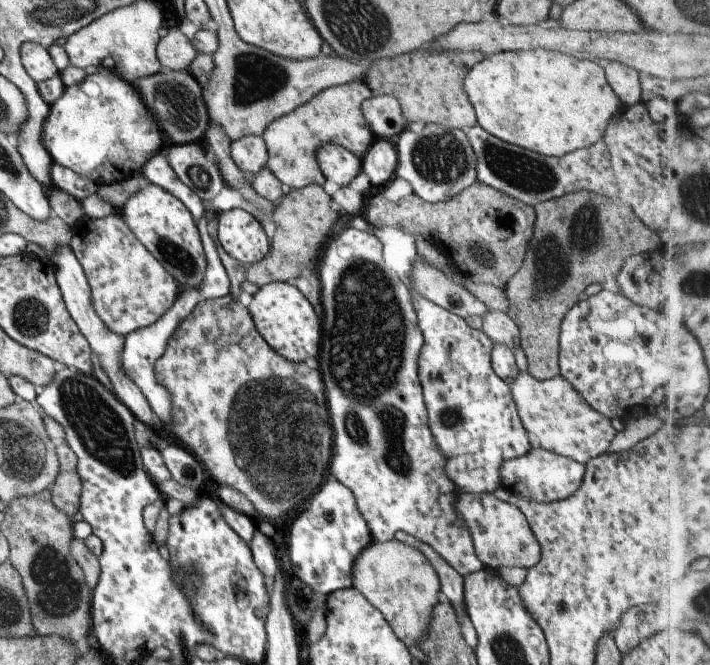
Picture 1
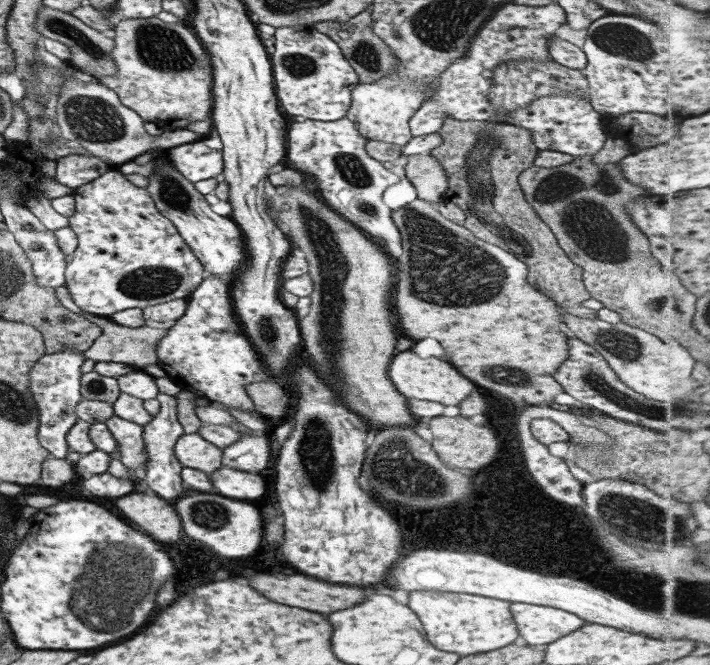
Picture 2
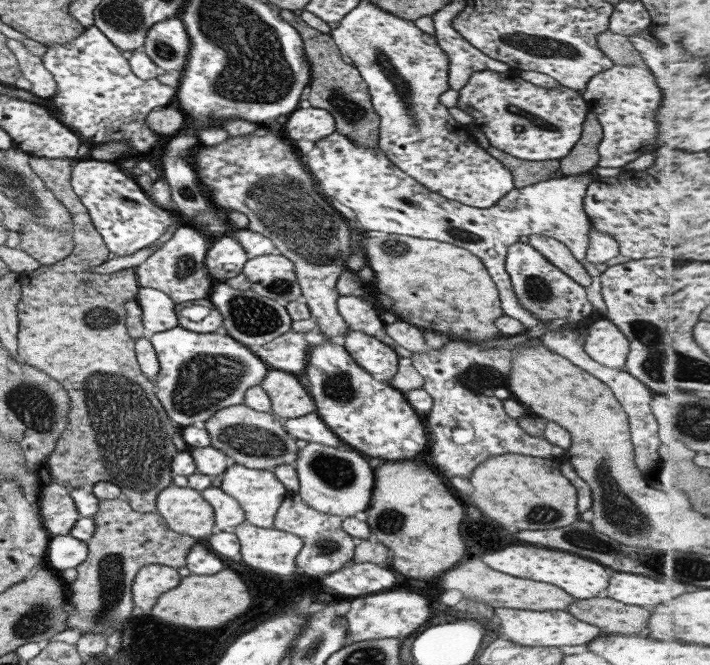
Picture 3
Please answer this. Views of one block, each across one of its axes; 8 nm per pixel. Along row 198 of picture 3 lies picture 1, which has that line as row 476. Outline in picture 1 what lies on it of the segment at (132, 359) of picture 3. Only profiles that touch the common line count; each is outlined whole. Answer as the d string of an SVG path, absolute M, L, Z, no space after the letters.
M64 440L56 445L56 455L60 467L53 486L49 488L49 492L55 508L71 517L75 512L78 512L82 489L76 471L77 457Z

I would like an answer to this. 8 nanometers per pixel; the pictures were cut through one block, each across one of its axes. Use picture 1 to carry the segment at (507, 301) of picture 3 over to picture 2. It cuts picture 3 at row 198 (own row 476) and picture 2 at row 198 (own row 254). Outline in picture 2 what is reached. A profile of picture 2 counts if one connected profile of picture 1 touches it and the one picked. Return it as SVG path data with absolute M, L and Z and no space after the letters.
M347 117L323 122L305 119L286 128L285 163L288 167L313 176L321 198L327 207L357 229L383 242L400 244L400 234L390 217L390 209L383 203L383 190L398 182L395 174L370 157L364 149L366 138L359 134L356 124Z

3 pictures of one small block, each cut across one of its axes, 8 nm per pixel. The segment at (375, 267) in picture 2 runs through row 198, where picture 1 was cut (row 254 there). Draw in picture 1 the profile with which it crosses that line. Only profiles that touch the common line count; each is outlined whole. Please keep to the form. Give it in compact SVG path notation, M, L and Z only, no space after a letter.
M312 184L298 189L291 189L275 208L272 220L275 224L272 240L275 251L267 253L260 261L249 263L244 277L258 287L269 283L291 284L305 272L305 266L312 267L317 250L330 238L331 226L339 214L333 210L331 197L319 185Z

